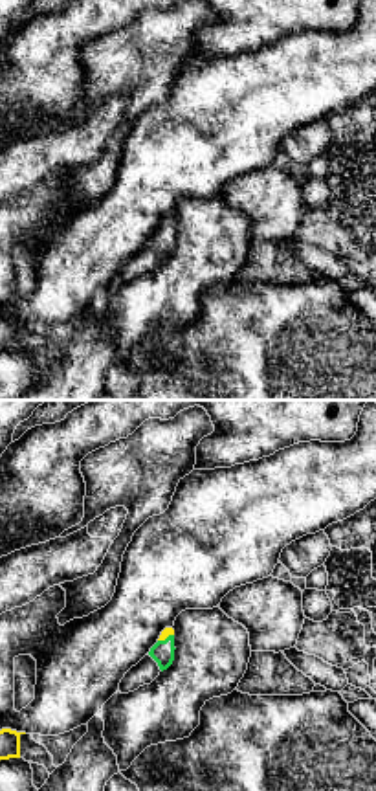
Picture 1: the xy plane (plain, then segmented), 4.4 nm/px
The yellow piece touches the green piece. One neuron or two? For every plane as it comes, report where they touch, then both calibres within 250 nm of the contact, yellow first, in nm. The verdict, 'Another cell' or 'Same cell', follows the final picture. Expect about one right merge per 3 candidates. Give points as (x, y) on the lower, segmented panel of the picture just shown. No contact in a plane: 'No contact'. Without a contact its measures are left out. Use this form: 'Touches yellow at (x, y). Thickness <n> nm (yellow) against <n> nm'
Touches yellow at (165, 637). Thickness 40 nm (yellow) against 100 nm

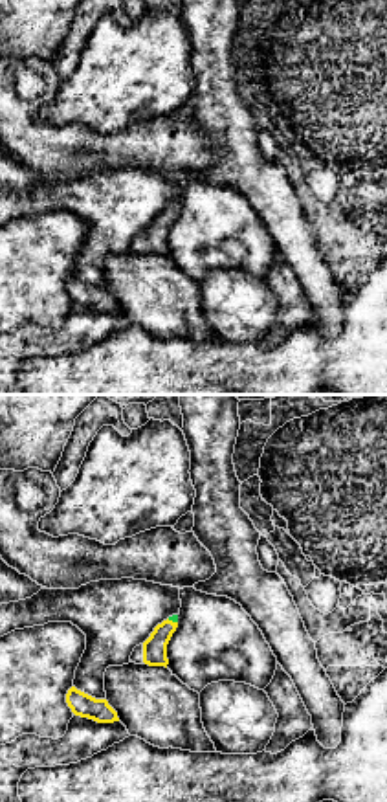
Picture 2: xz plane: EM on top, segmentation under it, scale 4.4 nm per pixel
Touches yellow at (171, 621). Thickness 110 nm (yellow) against 30 nm

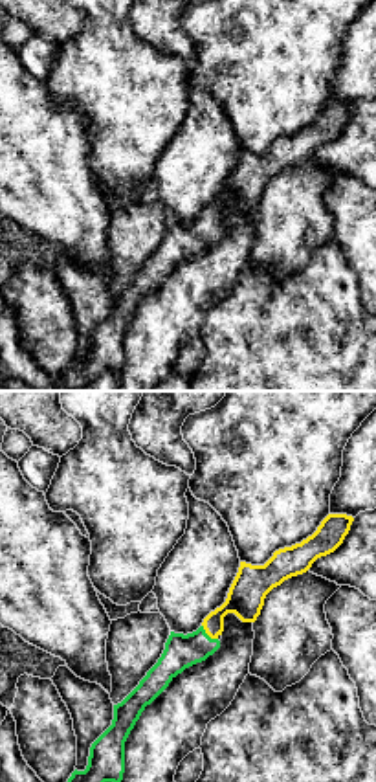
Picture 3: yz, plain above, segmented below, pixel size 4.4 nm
Touches yellow at (208, 634). Thickness 160 nm (yellow) against 150 nm

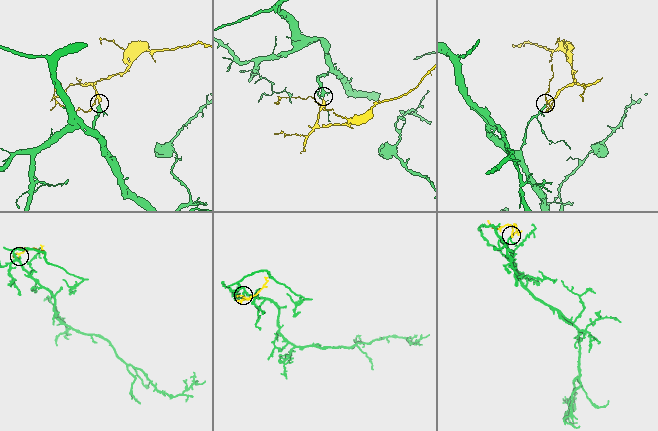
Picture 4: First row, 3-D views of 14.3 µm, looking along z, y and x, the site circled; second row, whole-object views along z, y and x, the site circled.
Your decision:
Same cell

